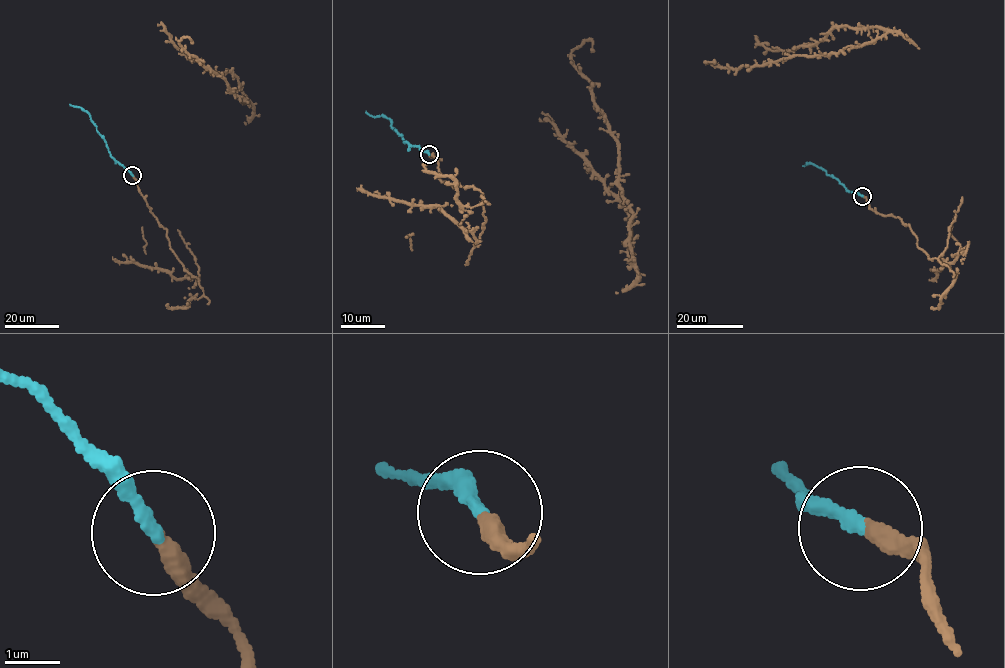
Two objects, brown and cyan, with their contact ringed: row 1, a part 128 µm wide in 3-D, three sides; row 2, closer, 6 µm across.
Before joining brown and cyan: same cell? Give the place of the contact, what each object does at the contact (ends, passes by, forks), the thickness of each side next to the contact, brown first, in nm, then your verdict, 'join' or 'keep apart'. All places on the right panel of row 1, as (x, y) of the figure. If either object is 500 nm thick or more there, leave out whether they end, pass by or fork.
at (862, 196); brown ends there; cyan ends there; 320 nm thick on the brown side, 240 nm on the other; join

